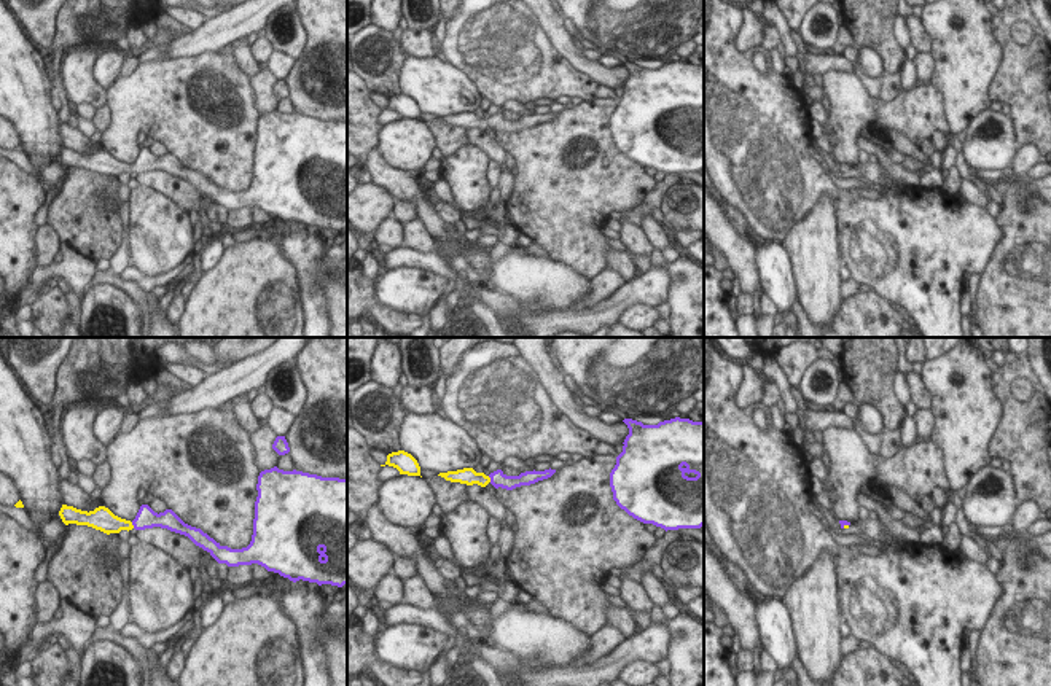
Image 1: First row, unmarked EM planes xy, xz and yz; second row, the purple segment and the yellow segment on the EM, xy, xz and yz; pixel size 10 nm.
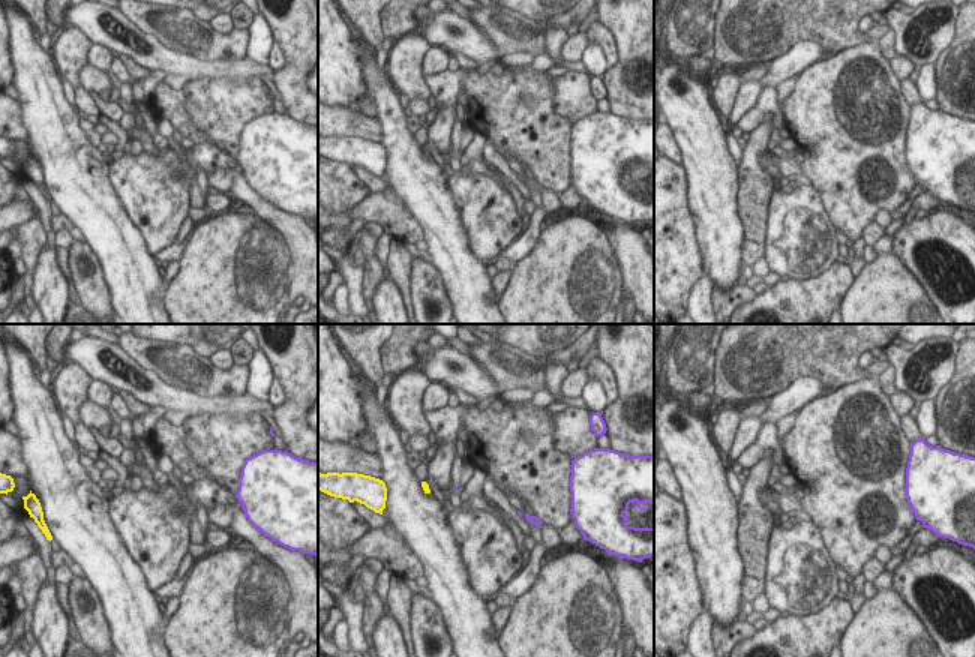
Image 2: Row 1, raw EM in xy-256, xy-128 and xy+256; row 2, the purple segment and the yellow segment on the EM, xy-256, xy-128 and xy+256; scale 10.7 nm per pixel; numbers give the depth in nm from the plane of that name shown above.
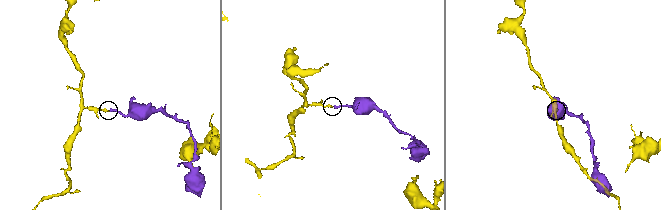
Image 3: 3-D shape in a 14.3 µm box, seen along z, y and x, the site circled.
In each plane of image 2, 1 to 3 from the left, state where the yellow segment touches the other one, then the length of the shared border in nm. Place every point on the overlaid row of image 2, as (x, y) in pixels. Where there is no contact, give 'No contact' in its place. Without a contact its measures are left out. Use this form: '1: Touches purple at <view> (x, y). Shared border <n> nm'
1: No contact
2: No contact
3: No contact

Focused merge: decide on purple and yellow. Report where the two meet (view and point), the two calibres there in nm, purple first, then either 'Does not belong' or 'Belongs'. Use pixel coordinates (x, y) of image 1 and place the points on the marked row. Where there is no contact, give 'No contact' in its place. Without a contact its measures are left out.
Touches purple at xy (132, 524). Thickness 200 nm (purple) against 200 nm. Belongs

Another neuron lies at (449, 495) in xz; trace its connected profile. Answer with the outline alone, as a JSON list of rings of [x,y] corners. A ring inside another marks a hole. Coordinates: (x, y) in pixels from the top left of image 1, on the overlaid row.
[[[438,474],[425,477],[425,481],[432,487],[436,505],[441,508],[443,514],[454,511],[460,503],[470,500],[467,484],[451,482]]]

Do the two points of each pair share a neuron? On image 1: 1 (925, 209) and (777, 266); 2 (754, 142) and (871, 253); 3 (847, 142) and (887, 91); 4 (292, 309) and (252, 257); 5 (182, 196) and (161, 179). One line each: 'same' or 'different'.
1: different
2: same
3: different
4: same
5: same

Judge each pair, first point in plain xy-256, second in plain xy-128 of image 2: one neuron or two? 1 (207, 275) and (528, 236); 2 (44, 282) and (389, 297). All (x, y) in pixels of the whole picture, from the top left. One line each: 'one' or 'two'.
1: two
2: one

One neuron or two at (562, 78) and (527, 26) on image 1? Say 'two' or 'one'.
one

